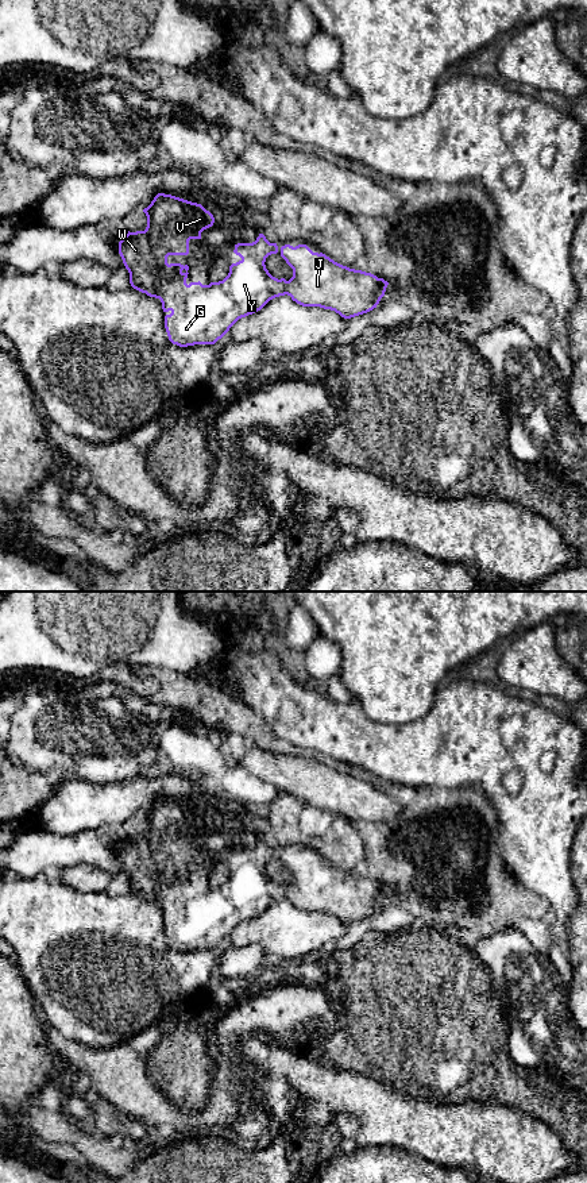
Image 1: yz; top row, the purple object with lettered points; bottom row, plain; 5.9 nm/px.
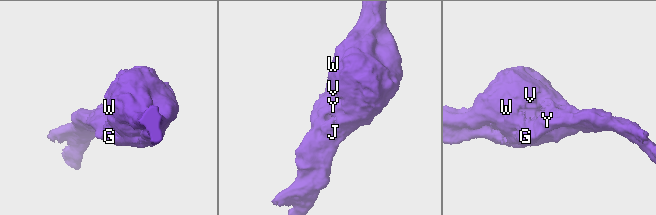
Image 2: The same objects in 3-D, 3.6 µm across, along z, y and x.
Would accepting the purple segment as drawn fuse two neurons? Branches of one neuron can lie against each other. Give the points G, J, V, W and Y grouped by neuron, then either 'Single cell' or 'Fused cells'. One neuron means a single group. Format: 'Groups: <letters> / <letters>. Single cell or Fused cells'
Groups: G J V W Y. Single cell

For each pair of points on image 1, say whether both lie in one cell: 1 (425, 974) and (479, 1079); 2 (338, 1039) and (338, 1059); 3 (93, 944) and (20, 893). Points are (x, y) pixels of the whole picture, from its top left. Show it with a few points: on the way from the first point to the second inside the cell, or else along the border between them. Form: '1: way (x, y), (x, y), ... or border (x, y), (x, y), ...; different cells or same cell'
1: way (456, 985), (479, 1008), (479, 1048); same cell
2: way (338, 1044), (338, 1054); same cell
3: way (76, 944), (72, 944), (38, 910); same cell

